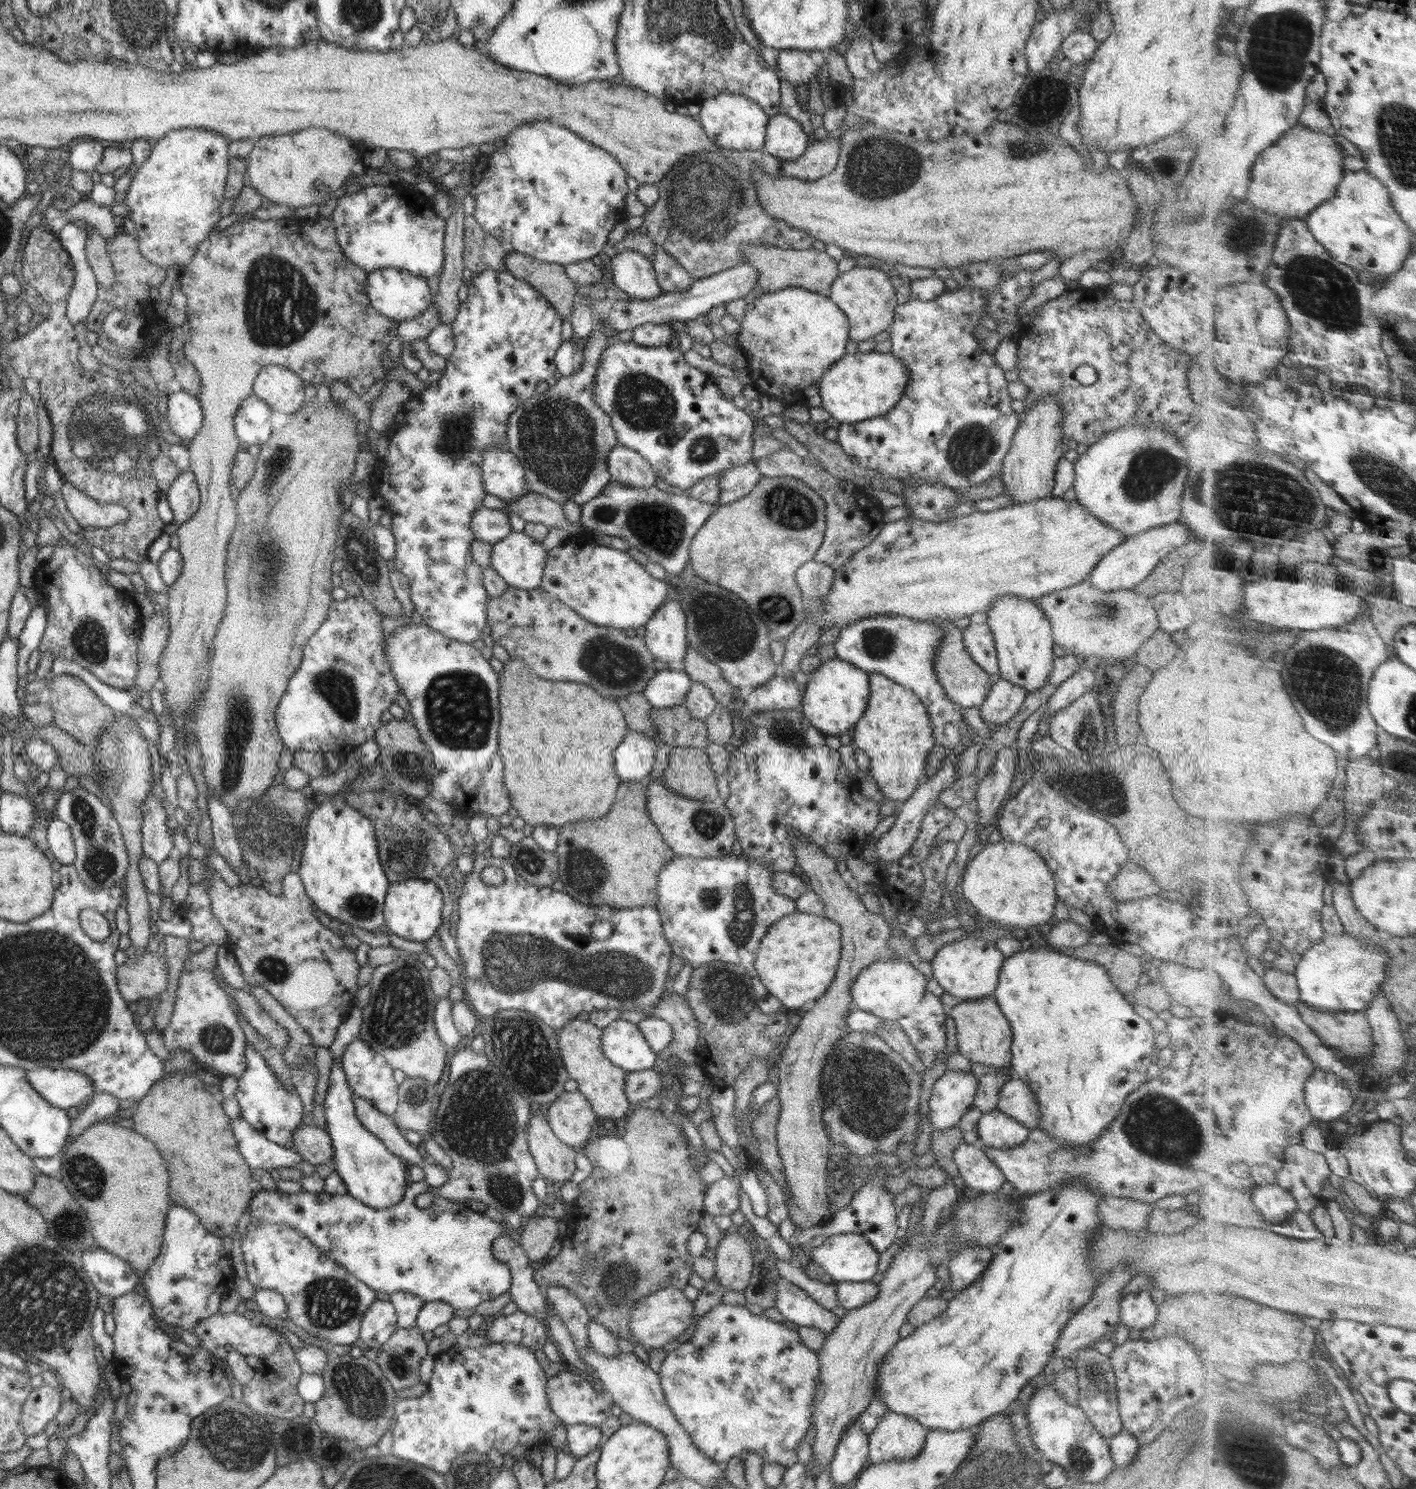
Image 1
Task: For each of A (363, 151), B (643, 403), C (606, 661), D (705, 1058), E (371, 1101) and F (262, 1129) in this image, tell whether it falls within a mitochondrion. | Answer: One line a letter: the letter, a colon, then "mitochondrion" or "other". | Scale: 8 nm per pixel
A: other
B: mitochondrion
C: mitochondrion
D: other
E: other
F: other

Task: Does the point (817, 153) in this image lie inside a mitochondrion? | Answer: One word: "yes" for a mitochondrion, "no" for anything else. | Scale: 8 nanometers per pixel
no

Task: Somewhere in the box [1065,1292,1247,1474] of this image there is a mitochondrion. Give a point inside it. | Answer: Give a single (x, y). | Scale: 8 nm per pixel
(1092, 1375)

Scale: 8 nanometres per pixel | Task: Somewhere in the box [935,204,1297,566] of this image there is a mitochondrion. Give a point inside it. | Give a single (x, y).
(1151, 470)

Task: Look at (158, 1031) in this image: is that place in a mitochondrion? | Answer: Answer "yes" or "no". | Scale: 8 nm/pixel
no

